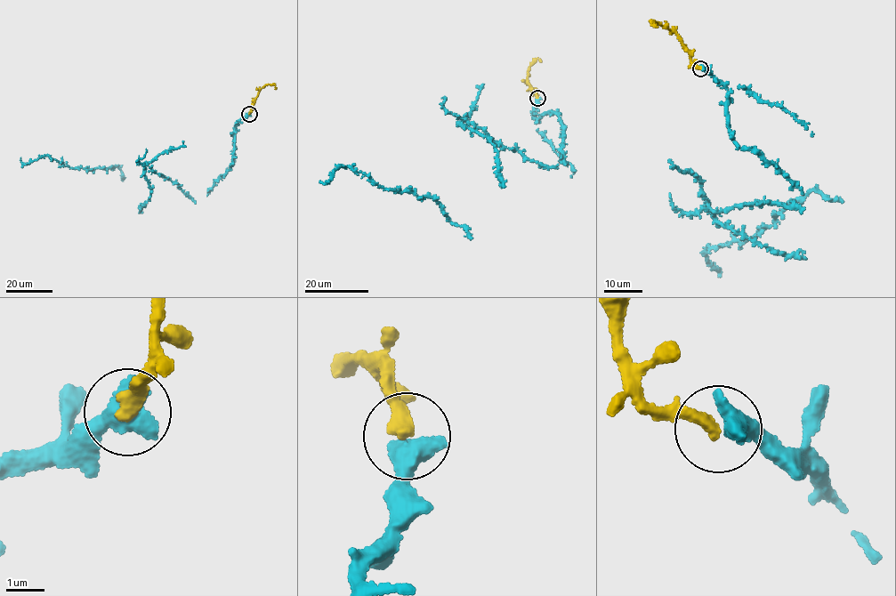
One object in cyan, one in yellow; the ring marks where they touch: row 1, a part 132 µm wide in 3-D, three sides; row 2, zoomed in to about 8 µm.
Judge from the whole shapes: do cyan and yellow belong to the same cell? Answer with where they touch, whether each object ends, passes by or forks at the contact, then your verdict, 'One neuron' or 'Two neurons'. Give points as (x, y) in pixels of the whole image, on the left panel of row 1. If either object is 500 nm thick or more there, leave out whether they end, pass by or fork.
Place: (249, 114). One neuron

